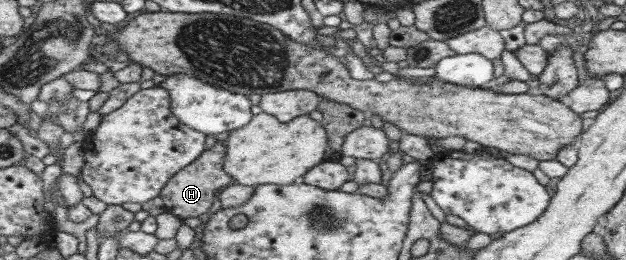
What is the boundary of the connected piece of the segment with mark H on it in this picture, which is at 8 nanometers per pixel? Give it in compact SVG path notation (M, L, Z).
M216 143L213 148L206 148L190 166L179 170L160 193L161 200L165 203L165 212L180 217L181 220L207 213L215 202L215 196L234 183L232 177L224 170L226 153L226 144Z

